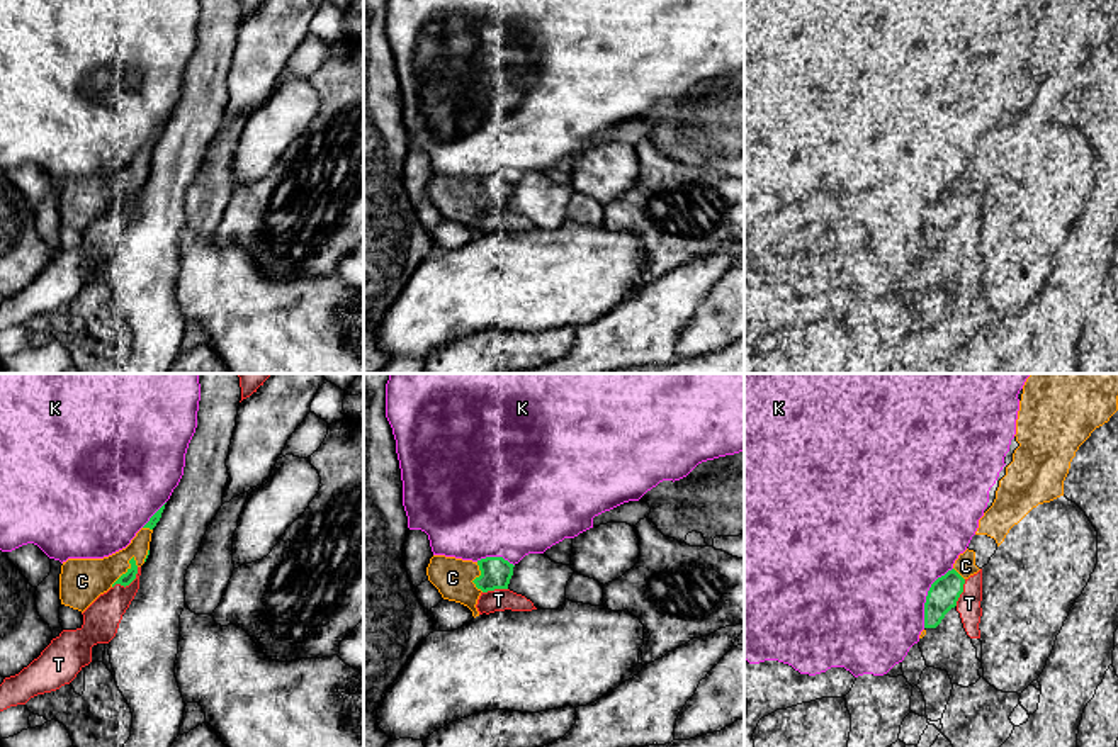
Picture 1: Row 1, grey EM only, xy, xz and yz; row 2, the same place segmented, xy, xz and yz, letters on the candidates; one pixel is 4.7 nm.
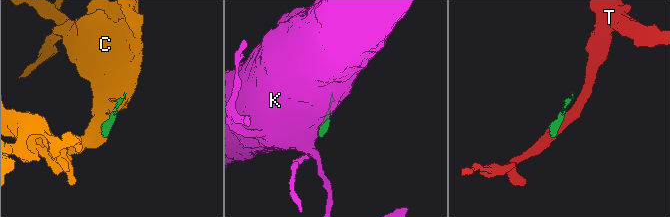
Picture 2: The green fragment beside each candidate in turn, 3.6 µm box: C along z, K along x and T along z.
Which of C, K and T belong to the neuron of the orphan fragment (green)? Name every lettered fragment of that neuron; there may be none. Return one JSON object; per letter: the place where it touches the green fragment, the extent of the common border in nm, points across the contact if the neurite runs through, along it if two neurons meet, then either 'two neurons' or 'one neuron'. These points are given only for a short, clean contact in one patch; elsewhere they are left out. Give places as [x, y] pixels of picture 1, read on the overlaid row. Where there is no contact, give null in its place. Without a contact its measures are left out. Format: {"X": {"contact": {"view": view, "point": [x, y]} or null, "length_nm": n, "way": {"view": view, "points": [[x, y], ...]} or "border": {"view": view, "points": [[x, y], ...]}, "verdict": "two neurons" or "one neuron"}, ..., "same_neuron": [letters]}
{"C": {"contact": {"view": "xy", "point": [128, 571]}, "length_nm": 190, "verdict": "one neuron"}, "K": {"contact": {"view": "yz", "point": [926, 596]}, "length_nm": 320, "verdict": "two neurons"}, "T": {"contact": {"view": "xy", "point": [128, 584]}, "length_nm": 160, "verdict": "two neurons"}, "same_neuron": ["C"]}

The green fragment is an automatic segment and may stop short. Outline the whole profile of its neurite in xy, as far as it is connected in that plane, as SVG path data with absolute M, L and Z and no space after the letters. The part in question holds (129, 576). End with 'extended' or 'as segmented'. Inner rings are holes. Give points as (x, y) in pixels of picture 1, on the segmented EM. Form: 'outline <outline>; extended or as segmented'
outline M165 504L136 533L126 548L104 559L68 559L63 562L59 574L61 604L83 613L100 594L116 584L129 586L150 555L151 533L163 509Z; extended

